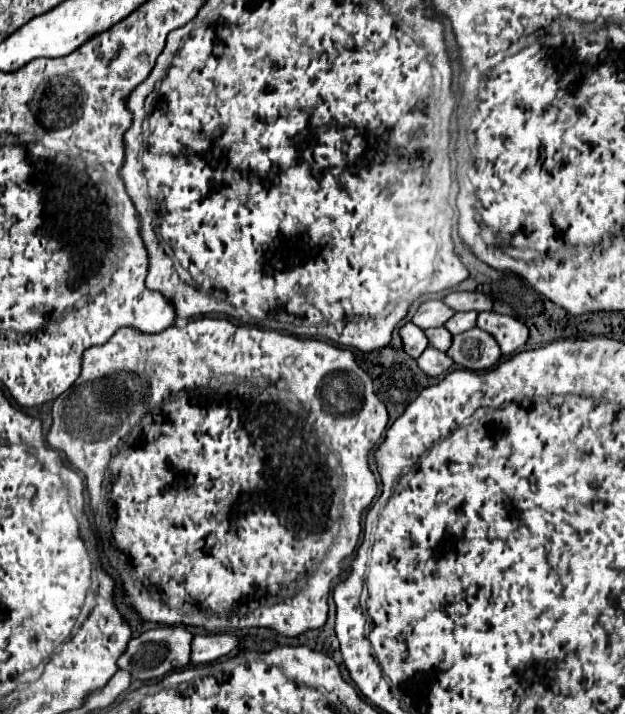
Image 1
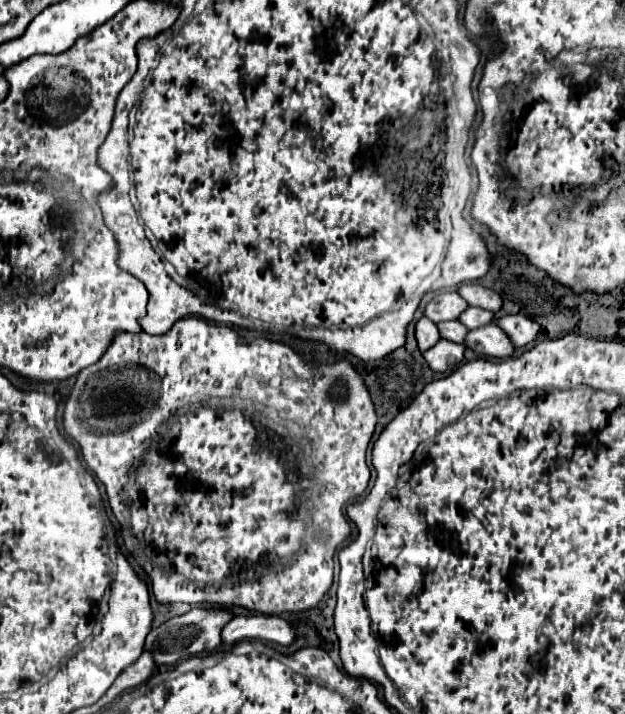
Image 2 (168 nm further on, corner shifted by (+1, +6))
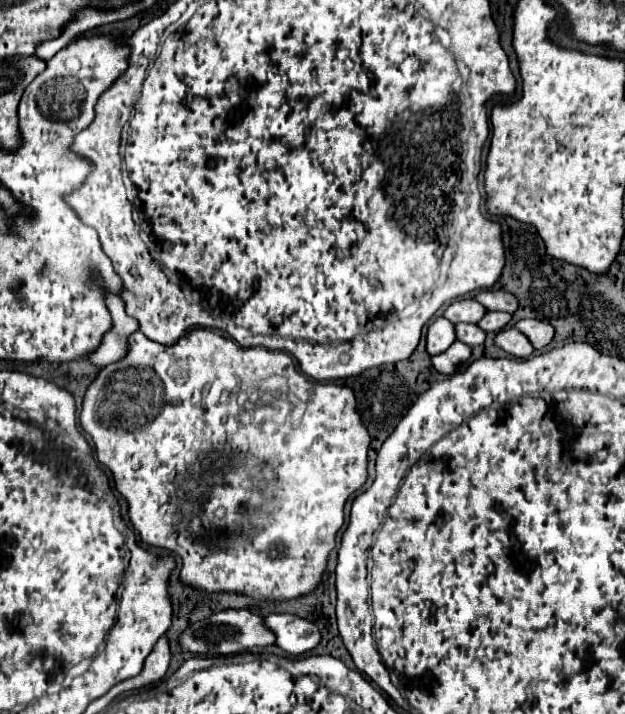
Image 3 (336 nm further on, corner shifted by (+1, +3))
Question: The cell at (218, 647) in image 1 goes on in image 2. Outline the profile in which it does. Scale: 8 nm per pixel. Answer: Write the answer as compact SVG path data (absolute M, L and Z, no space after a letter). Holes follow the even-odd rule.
M265 614L237 616L235 620L231 620L223 628L223 642L225 644L235 644L245 638L291 646L297 638L297 630L291 622L287 622L279 616L265 616Z

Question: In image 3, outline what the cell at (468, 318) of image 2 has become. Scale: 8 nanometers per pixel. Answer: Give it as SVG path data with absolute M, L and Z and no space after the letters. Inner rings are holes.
M485 313L483 319L477 323L483 331L501 331L507 323L511 321L511 315L509 313Z

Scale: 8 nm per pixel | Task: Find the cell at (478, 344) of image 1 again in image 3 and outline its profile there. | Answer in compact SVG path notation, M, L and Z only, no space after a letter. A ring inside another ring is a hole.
M513 327L501 329L497 333L497 337L495 337L495 345L499 349L503 349L505 353L509 353L513 357L519 357L519 359L525 359L525 357L529 357L533 353L533 347L527 341L527 337L523 333L515 331Z

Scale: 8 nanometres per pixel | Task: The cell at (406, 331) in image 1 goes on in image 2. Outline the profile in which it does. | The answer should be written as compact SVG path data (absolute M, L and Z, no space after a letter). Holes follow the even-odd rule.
M425 316L417 322L415 326L415 338L417 338L417 344L419 344L419 350L425 352L429 348L433 348L437 342L439 342L439 328L435 322L427 320Z

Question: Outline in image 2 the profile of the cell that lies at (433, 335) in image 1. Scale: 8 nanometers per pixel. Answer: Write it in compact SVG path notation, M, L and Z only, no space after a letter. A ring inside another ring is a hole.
M451 320L451 322L441 322L437 324L439 326L439 332L441 332L441 338L445 340L453 340L453 342L465 342L465 336L467 336L467 328L459 322L459 320Z

